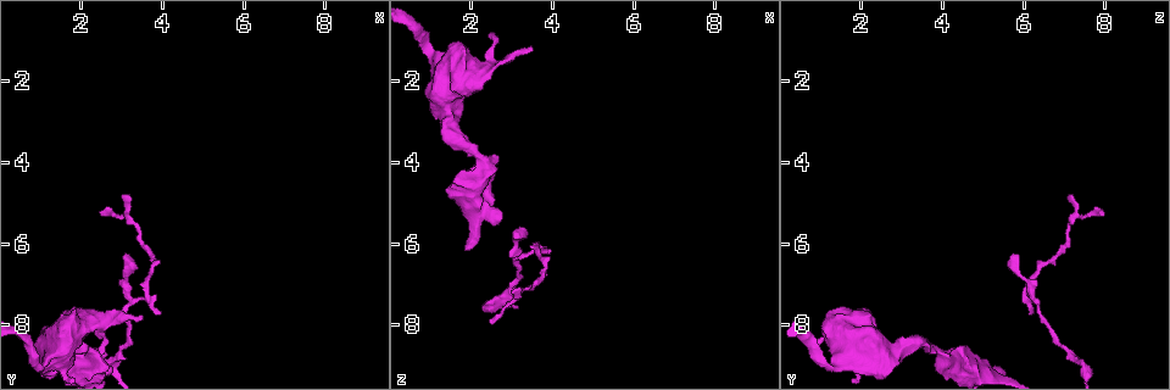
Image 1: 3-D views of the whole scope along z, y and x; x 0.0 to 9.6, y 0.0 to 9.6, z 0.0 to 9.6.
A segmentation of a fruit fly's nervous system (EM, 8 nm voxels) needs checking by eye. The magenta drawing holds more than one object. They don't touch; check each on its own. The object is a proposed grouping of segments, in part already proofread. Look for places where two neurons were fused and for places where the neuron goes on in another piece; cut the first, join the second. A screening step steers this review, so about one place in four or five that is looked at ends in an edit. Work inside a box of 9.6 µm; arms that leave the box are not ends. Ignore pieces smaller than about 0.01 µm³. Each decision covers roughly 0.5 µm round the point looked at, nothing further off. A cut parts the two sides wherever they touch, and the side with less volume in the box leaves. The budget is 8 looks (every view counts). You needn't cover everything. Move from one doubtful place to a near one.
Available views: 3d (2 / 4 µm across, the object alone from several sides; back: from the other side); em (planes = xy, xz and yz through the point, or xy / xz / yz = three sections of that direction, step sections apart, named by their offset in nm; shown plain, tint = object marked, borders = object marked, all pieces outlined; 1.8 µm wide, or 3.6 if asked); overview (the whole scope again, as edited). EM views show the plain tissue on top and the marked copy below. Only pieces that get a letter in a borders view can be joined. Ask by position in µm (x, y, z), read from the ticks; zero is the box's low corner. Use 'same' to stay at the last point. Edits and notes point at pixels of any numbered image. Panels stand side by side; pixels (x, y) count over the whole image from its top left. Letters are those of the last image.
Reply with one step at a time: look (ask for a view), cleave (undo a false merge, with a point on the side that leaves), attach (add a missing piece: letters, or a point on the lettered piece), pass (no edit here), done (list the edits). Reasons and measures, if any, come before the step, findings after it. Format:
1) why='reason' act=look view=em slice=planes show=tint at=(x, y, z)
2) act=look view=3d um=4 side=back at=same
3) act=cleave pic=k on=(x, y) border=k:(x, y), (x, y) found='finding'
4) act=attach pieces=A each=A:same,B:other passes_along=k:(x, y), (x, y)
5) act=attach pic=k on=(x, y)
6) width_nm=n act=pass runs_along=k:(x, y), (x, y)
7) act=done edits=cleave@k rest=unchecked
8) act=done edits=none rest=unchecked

why='branch point' act=look view=3d um=2 side=back at=(3.20, 7.40, 6.30)

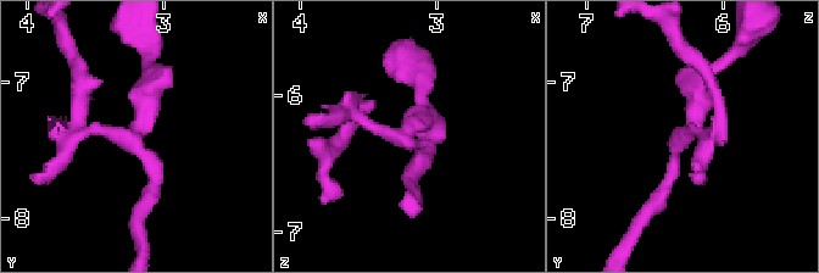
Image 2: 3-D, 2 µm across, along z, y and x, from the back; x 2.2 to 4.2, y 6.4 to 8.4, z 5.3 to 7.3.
act=look view=em slice=xz step=16 show=tint at=(3.24, 7.36, 6.28)

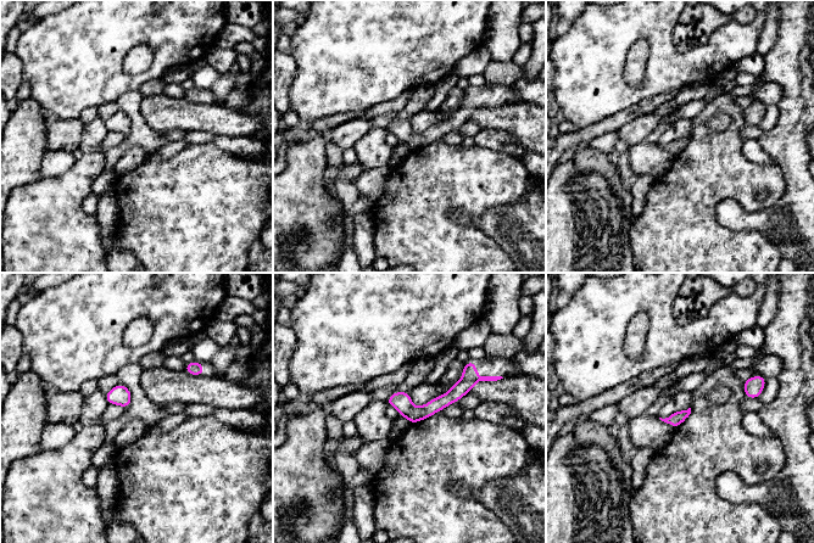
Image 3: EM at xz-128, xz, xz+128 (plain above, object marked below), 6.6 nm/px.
why='another direction' act=look view=em slice=planes show=borders at=same

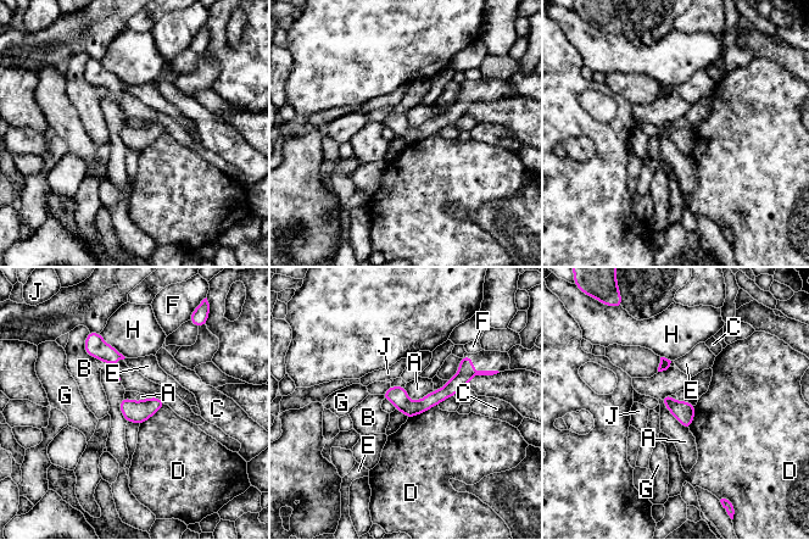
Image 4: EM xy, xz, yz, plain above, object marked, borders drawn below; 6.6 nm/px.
act=pass each=A:other,B:other,C:other,D:other,E:other,F:other,G:other,H:other,J:other runs_along=4:(468, 366), (423, 405), (386, 396) found='one neuron here'

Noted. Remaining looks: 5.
why='calibre changes' act=look view=3d um=4 at=(2.50, 9.20, 5.25)

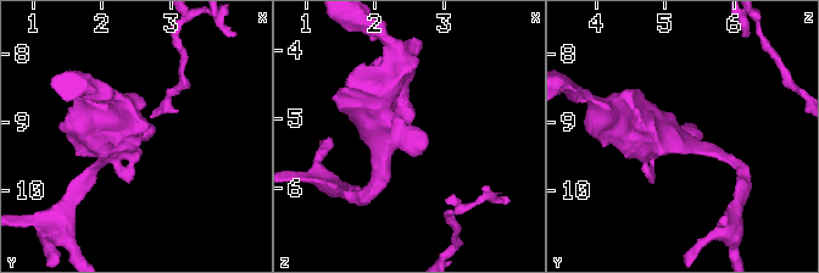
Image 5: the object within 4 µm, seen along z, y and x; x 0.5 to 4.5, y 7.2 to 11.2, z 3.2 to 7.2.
arm_widths_nm=180,550 act=look view=em slice=planes show=borders at=(2.45, 9.10, 5.25)

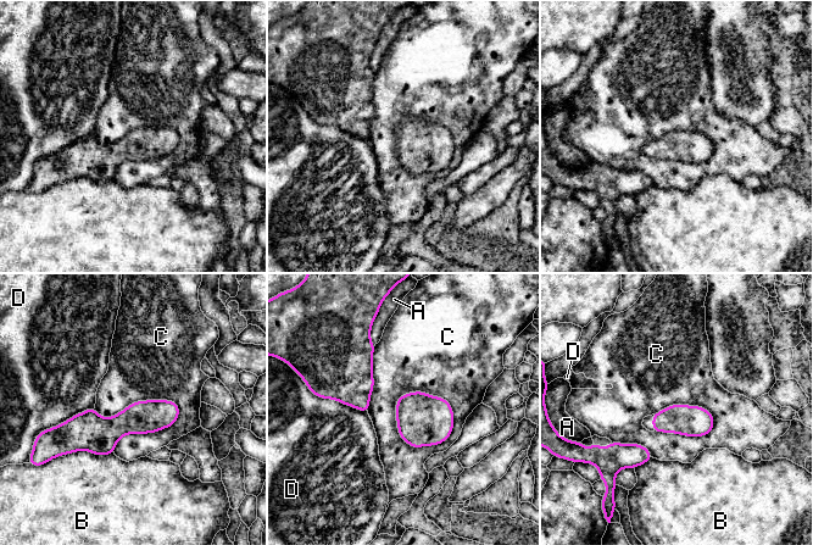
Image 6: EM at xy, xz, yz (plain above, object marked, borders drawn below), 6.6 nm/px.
act=pass each=A:other,B:other,C:other,D:other runs_along=6:(176, 409), (115, 428), (60, 428) found='continuous, no second neuron'

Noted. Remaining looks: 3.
why='sharp bend' act=look view=em um=3.6 slice=xy step=16 show=tint at=(1.10, 8.95, 1.35)

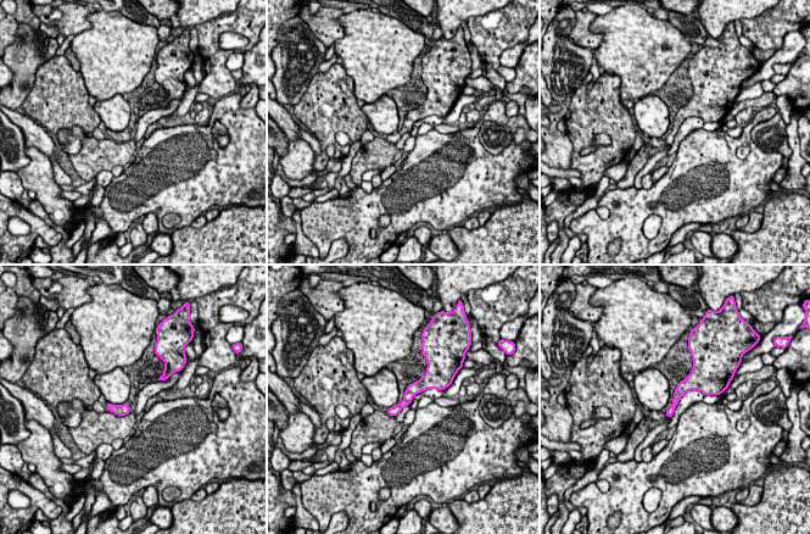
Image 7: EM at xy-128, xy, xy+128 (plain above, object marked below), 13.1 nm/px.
act=look view=em um=3.6 slice=xy step=16 show=borders at=same

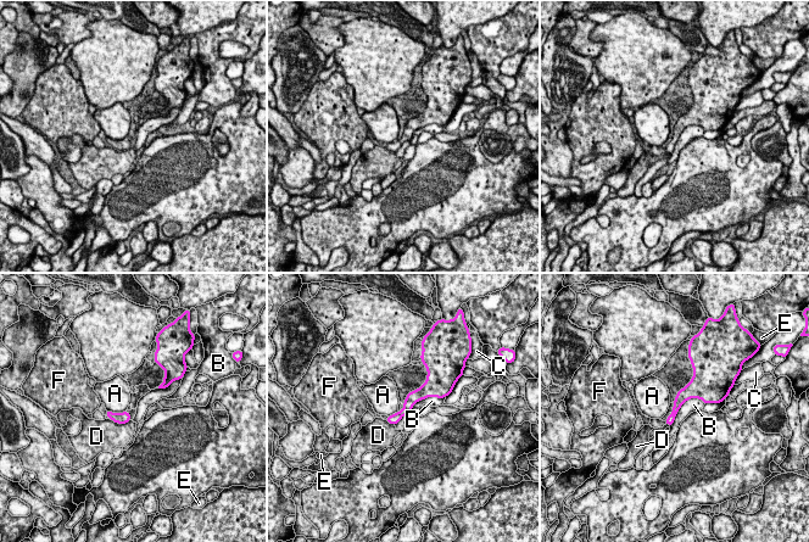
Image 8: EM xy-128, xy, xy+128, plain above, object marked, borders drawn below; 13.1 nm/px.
width_nm=90 act=pass each=A:other,B:other,C:other,D:other,E:other,F:other border=8:(106, 409), (126, 412) found='all the same neuron'

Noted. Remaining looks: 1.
act=done edits=none rest=unchecked

